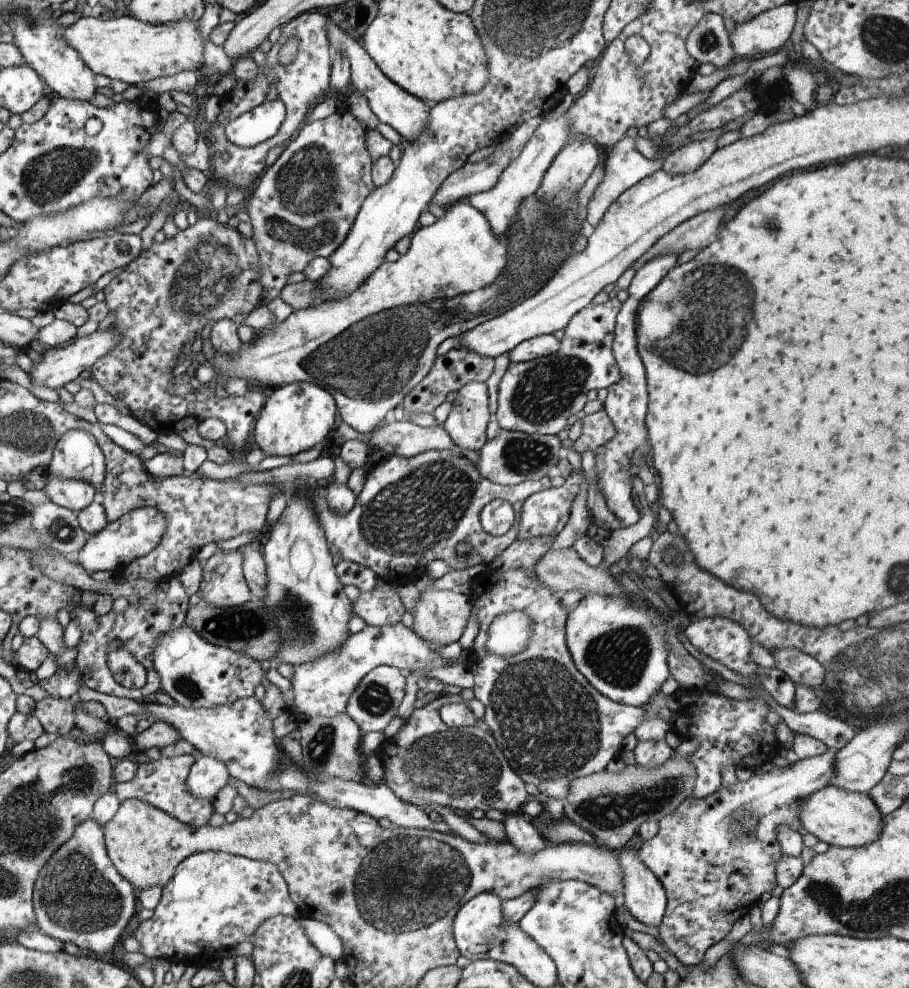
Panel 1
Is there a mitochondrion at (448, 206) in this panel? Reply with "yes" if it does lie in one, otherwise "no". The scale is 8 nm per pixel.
no

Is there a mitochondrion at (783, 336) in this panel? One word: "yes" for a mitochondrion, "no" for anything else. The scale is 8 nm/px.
no

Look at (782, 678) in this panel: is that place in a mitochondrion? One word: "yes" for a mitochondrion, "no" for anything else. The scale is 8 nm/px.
no

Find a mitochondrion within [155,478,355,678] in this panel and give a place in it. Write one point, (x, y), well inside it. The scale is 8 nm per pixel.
(245, 626)

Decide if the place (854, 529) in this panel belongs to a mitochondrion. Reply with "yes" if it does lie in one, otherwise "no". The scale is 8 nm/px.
no

